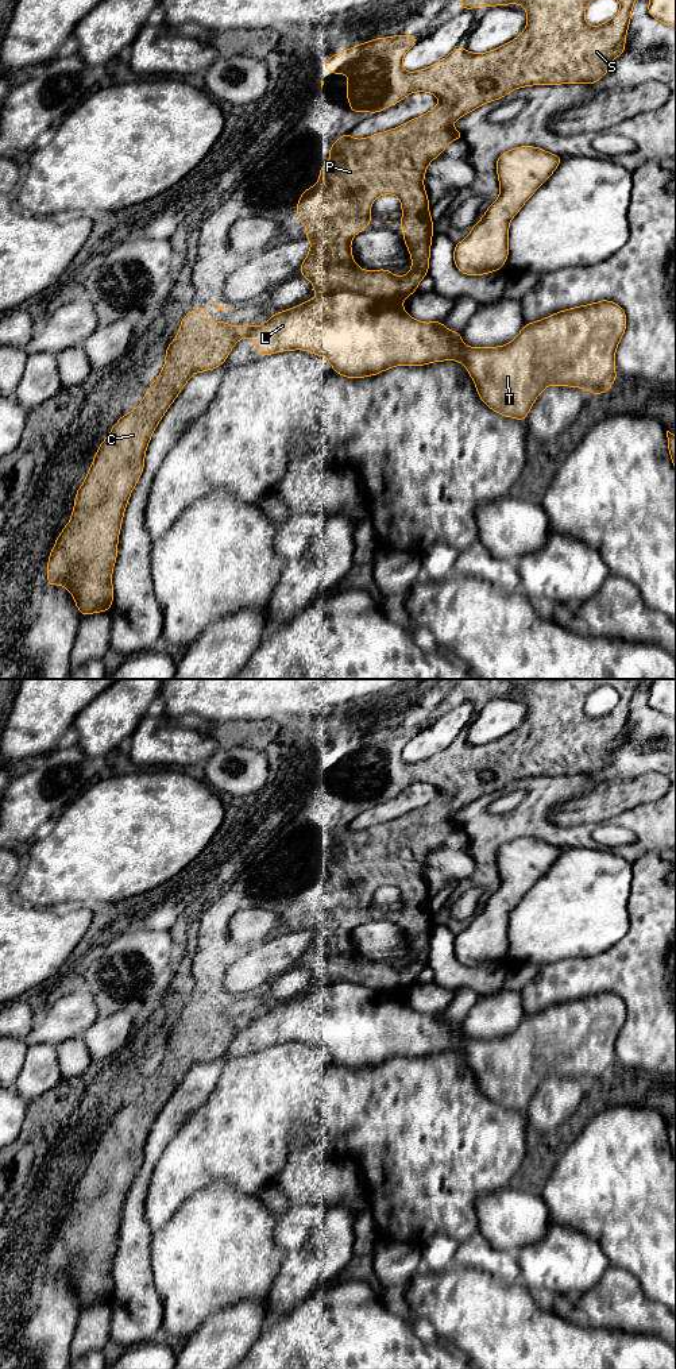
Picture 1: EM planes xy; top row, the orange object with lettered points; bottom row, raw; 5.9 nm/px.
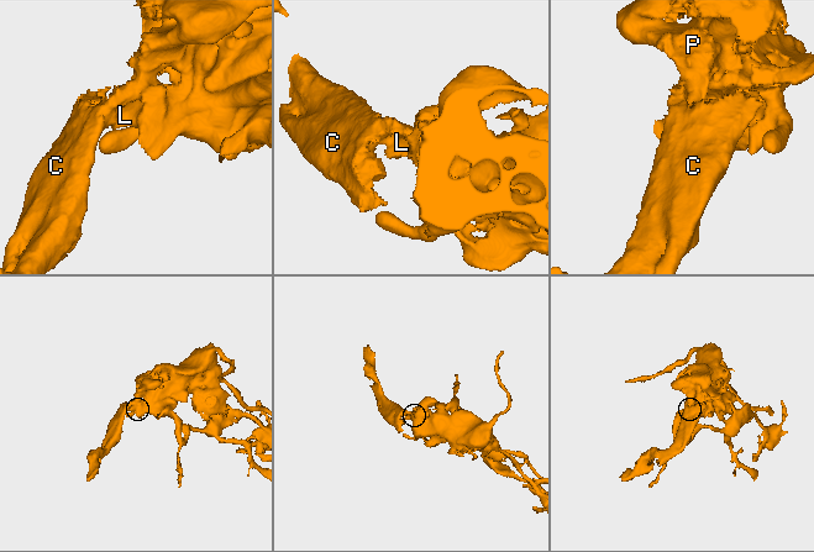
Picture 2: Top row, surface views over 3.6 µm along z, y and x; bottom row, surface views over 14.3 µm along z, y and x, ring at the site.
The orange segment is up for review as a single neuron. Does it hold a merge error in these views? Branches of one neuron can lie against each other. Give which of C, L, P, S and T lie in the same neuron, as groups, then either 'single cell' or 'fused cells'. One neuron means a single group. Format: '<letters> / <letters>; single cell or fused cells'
C P S / L T; fused cells

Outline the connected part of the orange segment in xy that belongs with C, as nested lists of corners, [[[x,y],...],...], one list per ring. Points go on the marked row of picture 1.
[[[206,306],[197,308],[182,317],[179,331],[175,339],[166,348],[165,367],[157,377],[157,381],[146,390],[143,401],[130,413],[121,416],[112,427],[109,435],[100,444],[85,481],[76,493],[72,518],[57,537],[47,563],[47,585],[65,586],[73,595],[76,606],[81,616],[97,612],[108,612],[113,601],[112,571],[117,558],[119,533],[128,498],[142,477],[144,467],[144,455],[148,441],[179,392],[189,378],[200,371],[213,370],[221,366],[229,355],[233,346],[252,331],[252,325],[243,324],[232,327],[219,317],[216,325],[208,323]]]

